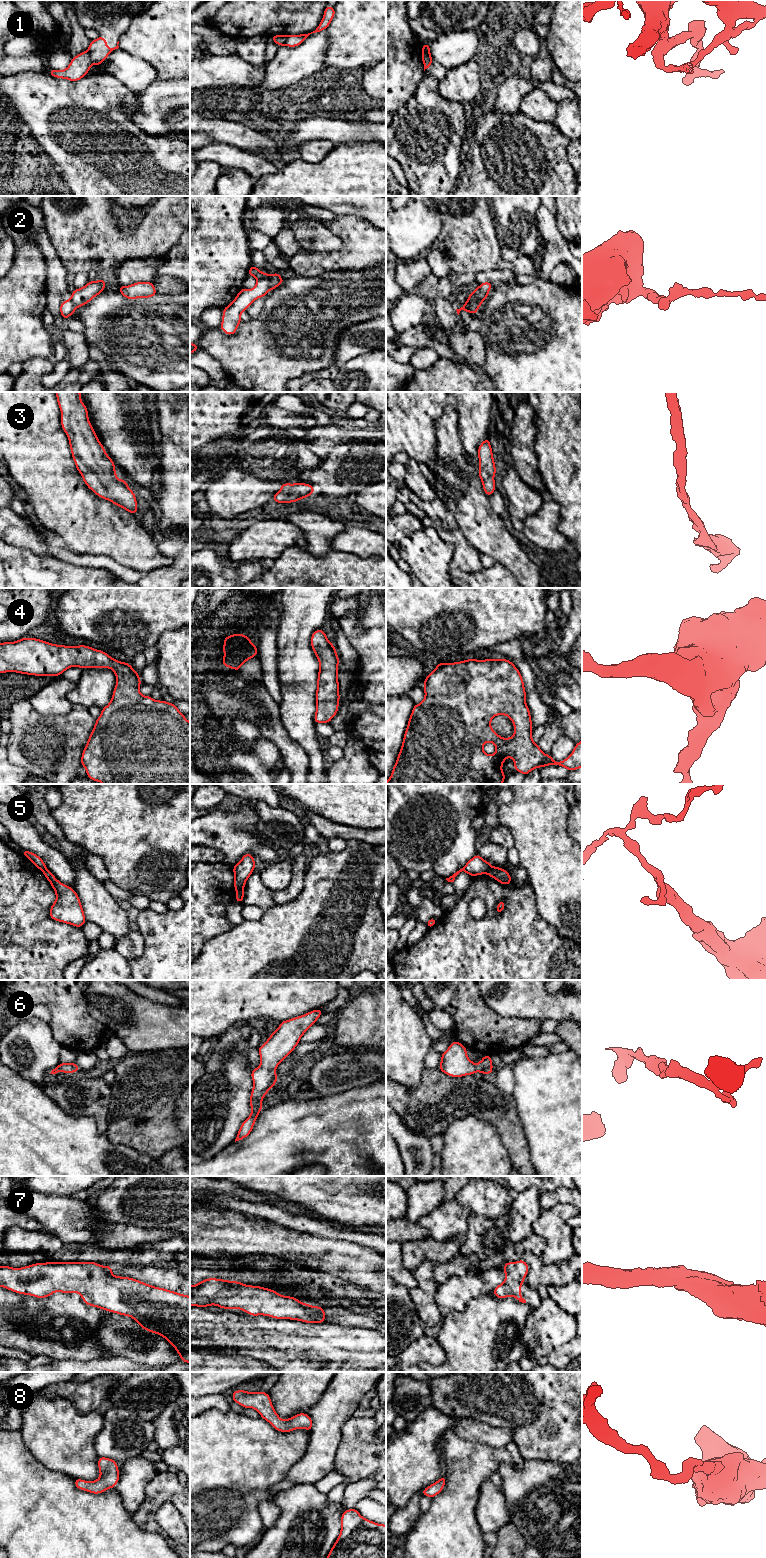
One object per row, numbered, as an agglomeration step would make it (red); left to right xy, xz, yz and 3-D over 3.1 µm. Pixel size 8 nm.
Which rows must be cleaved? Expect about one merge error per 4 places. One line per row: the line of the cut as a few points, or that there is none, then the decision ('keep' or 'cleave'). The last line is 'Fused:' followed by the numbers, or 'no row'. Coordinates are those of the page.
1: xy (87, 50), (92, 63) | cleave
2: yz (482, 301), (467, 302) | cleave
3: no cut | keep
4: no cut | keep
5: xz (243, 886), (236, 892) | cleave
6: no cut | keep
7: no cut | keep
8: no cut | keep
Fused: 1, 2, 5

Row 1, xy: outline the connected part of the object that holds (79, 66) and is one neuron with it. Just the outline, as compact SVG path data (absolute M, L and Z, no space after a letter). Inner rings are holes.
M86 50L77 56L72 57L69 66L65 70L51 69L48 73L55 78L76 82L89 73L91 66L91 57L88 50Z

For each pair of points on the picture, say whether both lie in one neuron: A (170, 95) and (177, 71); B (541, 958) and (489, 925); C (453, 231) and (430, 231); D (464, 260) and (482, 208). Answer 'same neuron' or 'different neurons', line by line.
A: different neurons
B: same neuron
C: different neurons
D: same neuron

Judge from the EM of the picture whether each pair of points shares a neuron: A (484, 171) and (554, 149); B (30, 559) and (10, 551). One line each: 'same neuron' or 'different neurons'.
A: same neuron
B: same neuron

